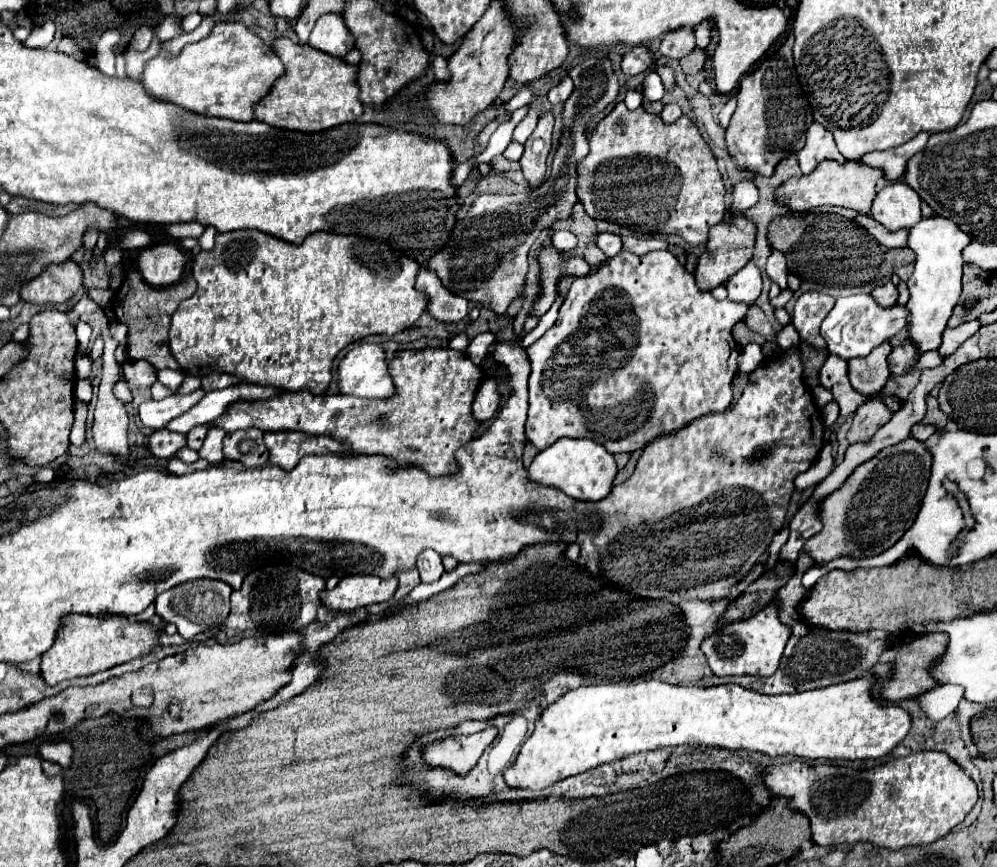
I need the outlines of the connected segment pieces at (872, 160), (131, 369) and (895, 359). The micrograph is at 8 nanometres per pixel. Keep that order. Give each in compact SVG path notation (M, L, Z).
M918 133L912 141L900 145L900 147L894 147L894 149L888 149L888 151L868 153L868 157L864 157L862 163L882 169L886 173L886 179L896 181L904 173L908 159L912 155L916 155L920 149L924 149L928 137L930 137L930 133Z
M128 359L122 365L124 377L130 387L151 387L157 380L156 371L148 361L132 361Z
M910 341L892 349L892 353L888 355L888 367L894 375L910 373L912 369L916 369L916 361L918 361L918 353Z

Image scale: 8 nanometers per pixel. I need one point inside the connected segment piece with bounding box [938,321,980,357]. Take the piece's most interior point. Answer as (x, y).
(951, 340)

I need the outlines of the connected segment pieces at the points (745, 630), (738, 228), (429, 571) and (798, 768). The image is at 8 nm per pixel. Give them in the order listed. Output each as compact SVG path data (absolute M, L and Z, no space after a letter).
M770 601L754 617L732 621L722 629L714 631L710 637L702 641L702 651L708 659L710 669L718 677L724 677L724 675L768 677L778 669L788 637L790 637L790 629L780 621L780 603Z
M734 217L732 225L714 225L710 229L706 253L698 259L698 265L694 271L694 279L700 291L712 291L714 287L722 285L728 277L732 277L750 261L752 249L754 249L754 233L756 233L756 227L746 217Z
M432 549L420 553L416 567L418 567L422 583L436 583L442 577L442 573L444 573L442 557L438 553L434 553Z
M920 751L902 759L894 759L886 765L878 765L868 771L856 771L834 765L802 765L800 761L770 767L764 775L764 783L778 797L792 799L792 805L808 815L812 823L812 841L816 845L840 845L840 843L858 843L870 841L876 847L884 849L902 849L908 845L934 843L936 839L950 833L952 827L964 821L978 799L976 783L942 751Z

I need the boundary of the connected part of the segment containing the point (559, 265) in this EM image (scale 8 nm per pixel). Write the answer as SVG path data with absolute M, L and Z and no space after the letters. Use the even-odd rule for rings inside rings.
M556 247L542 249L538 255L538 262L542 267L542 297L534 303L532 315L542 317L556 299L556 283L558 283L560 275L584 277L584 275L588 275L590 265L578 257L564 259L564 255Z

